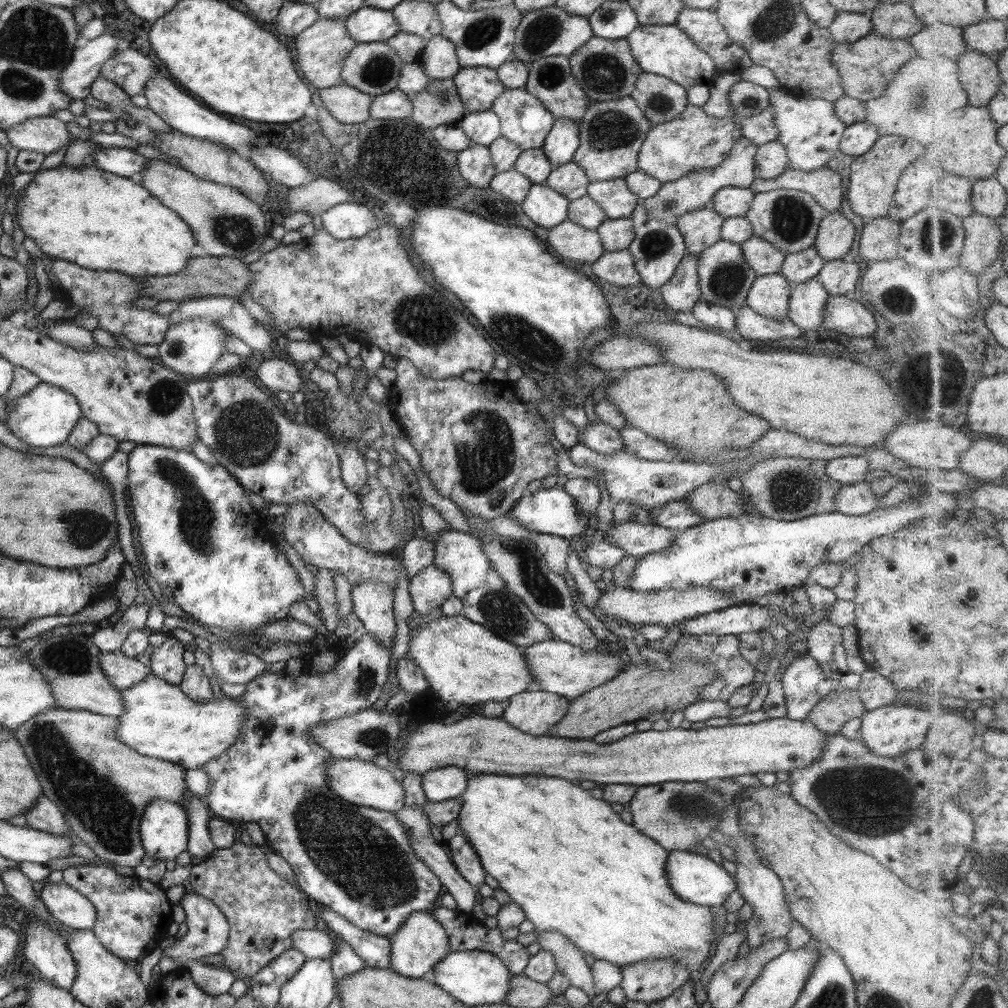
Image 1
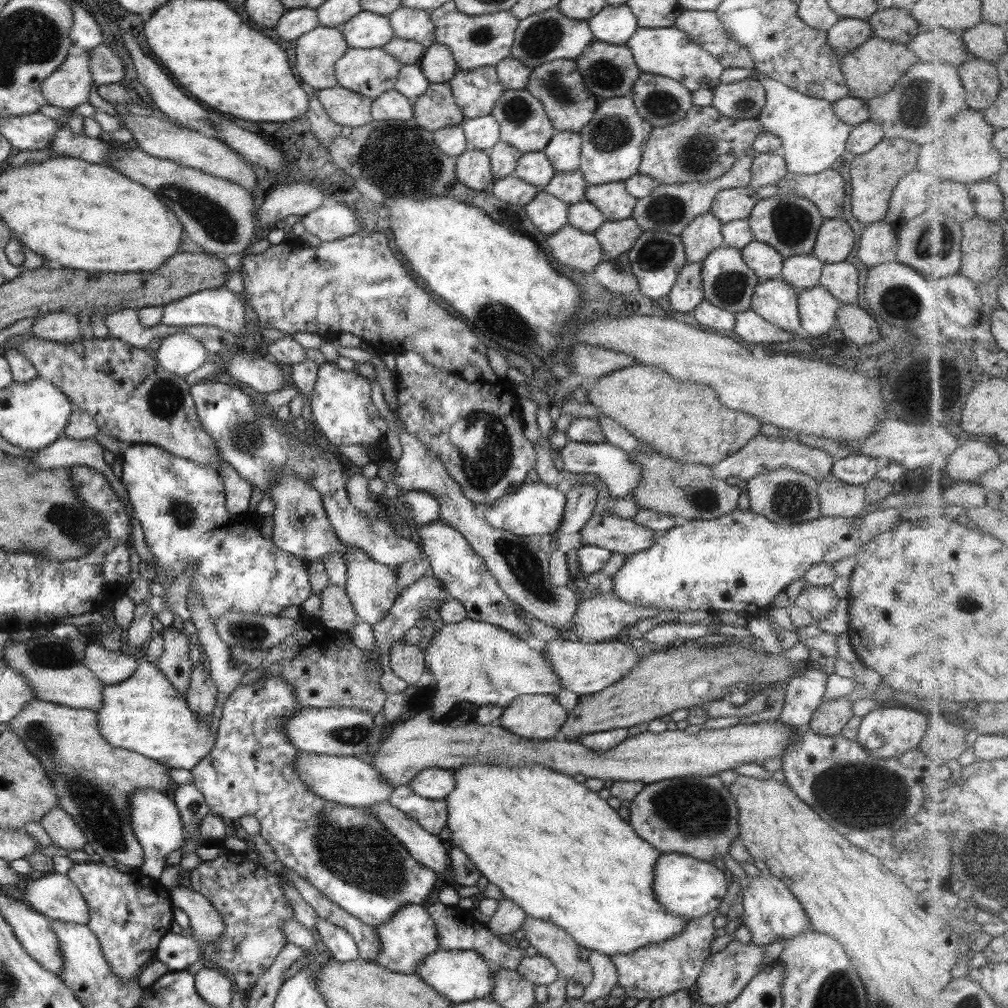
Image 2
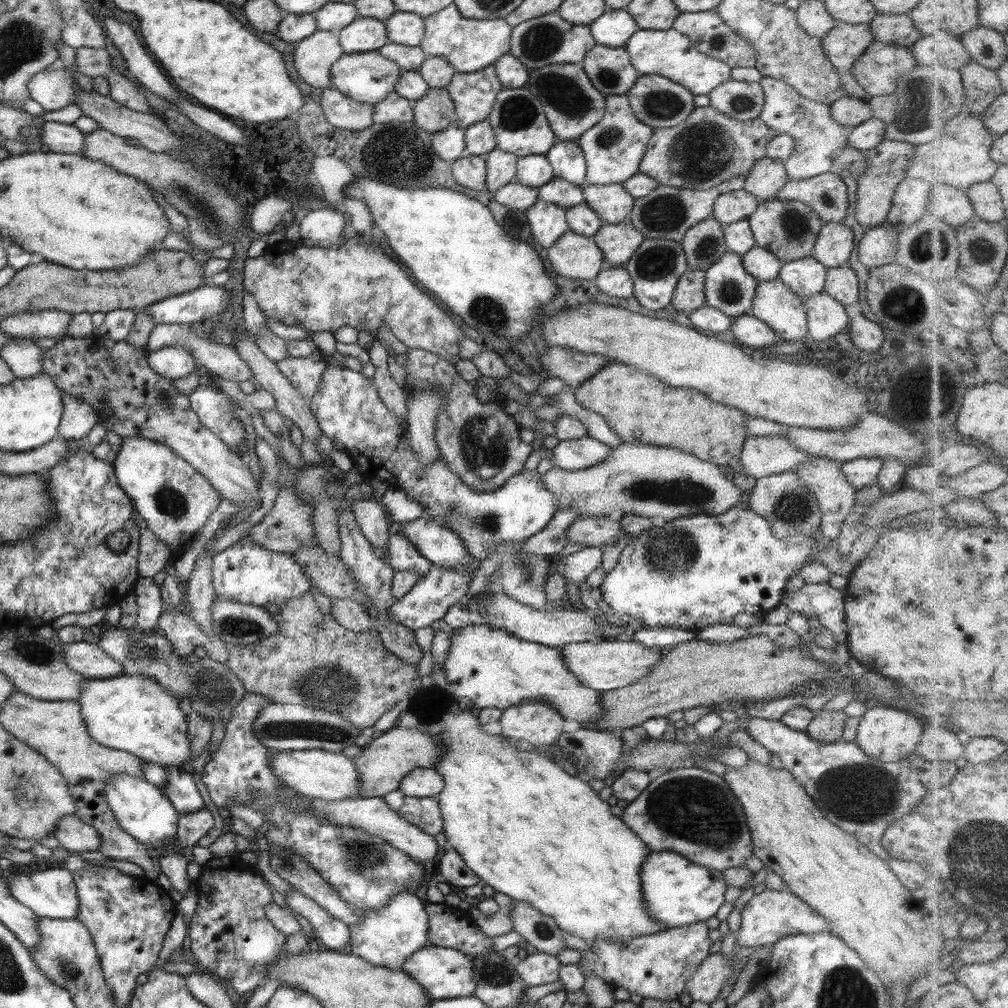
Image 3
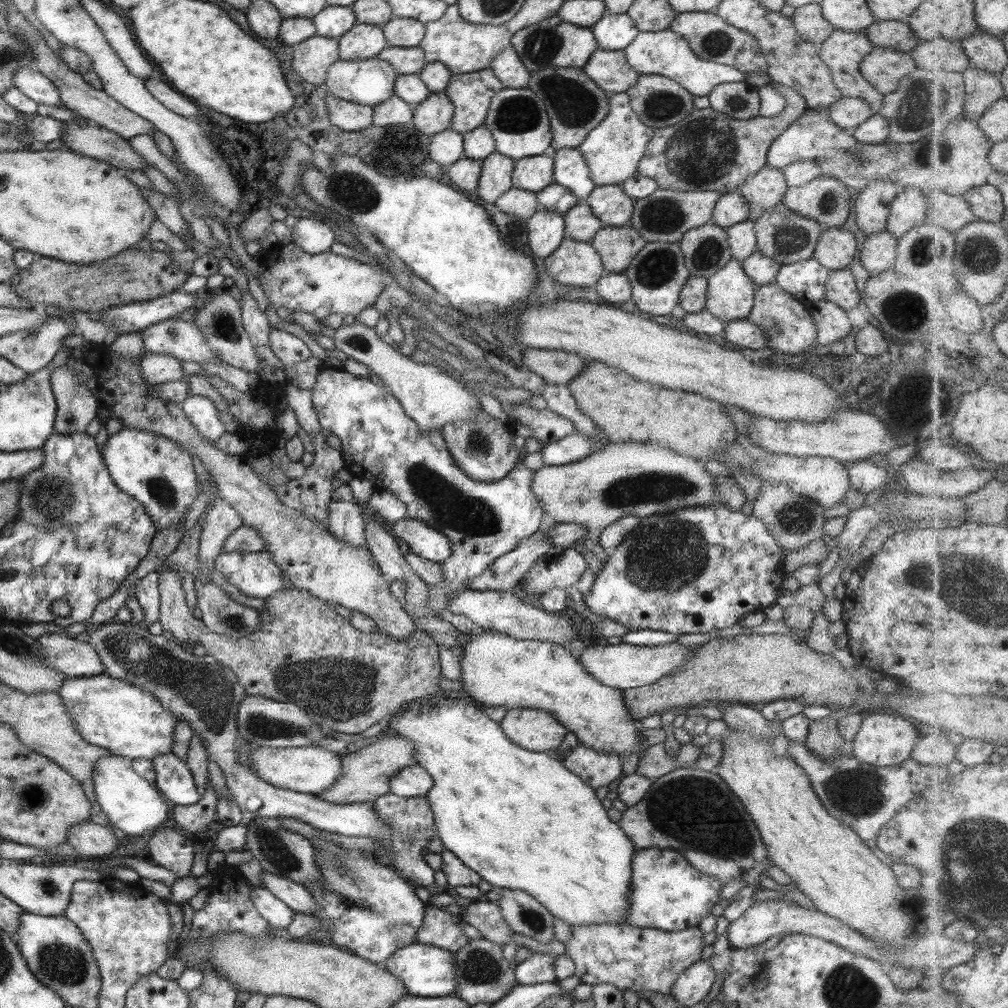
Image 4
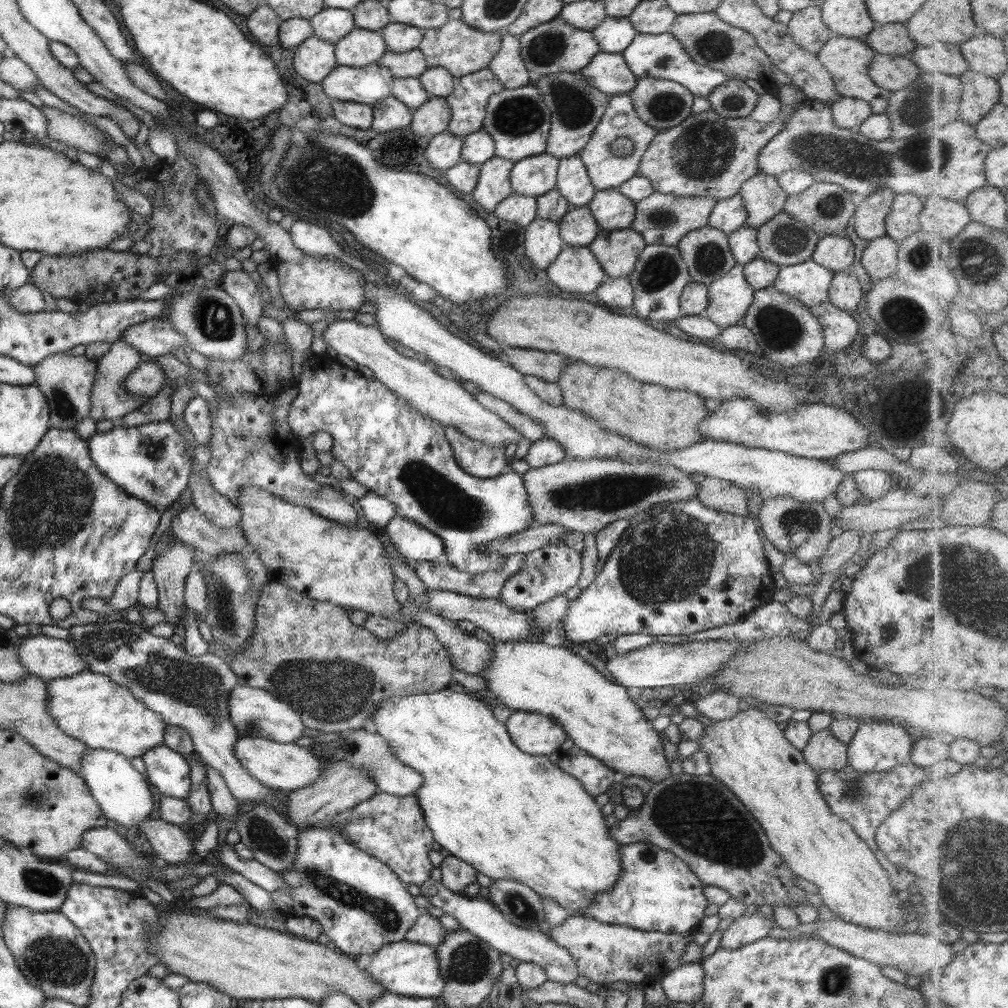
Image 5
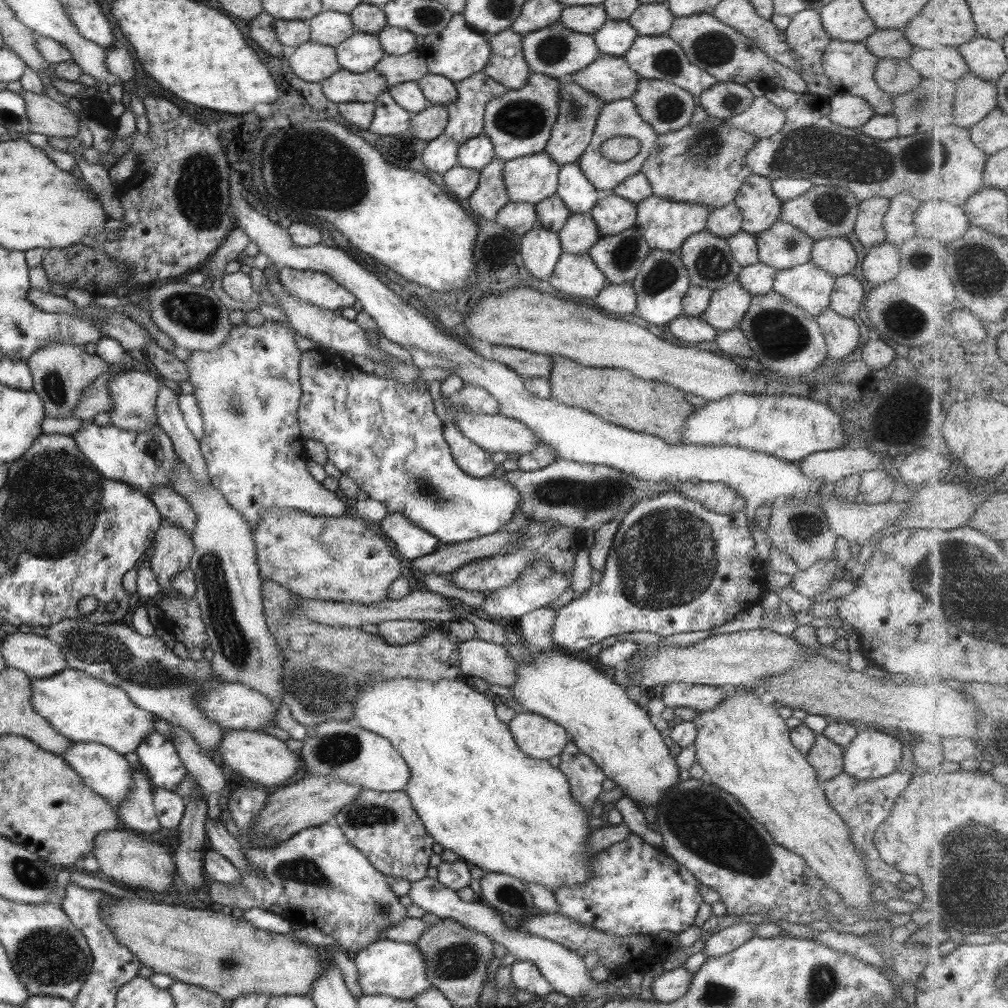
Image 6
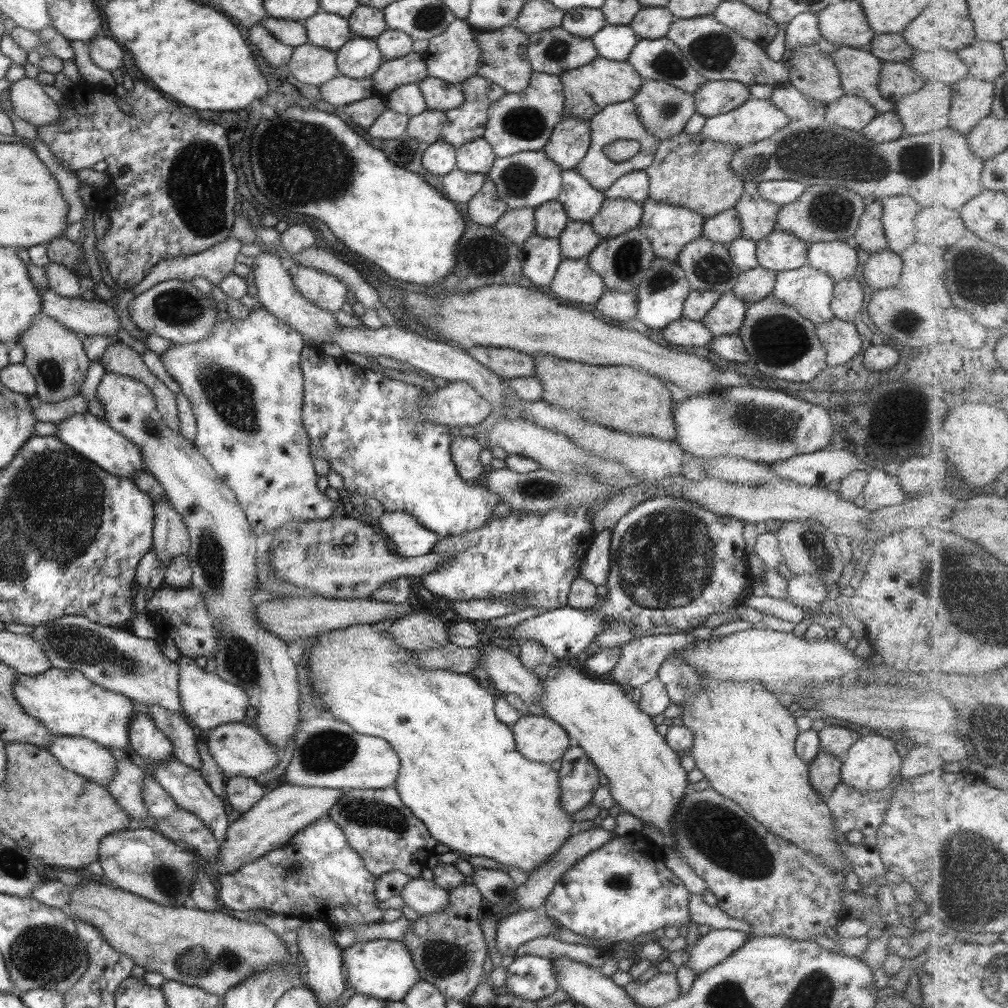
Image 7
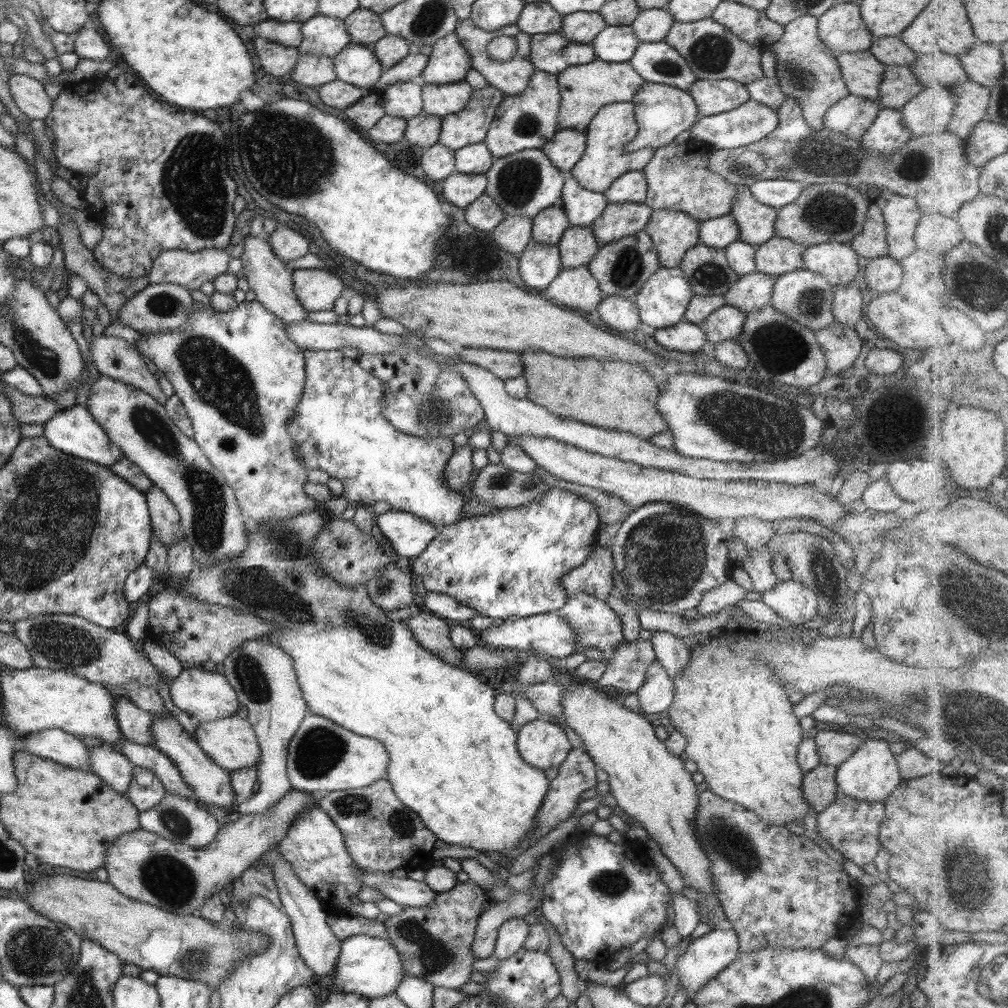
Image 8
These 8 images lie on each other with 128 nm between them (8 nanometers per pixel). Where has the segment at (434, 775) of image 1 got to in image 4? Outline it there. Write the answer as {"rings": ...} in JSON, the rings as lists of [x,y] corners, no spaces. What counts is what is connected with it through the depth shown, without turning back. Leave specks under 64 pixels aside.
{"rings":[[[405,765],[388,778],[388,792],[401,798],[424,796],[431,788],[432,778],[419,765]]]}

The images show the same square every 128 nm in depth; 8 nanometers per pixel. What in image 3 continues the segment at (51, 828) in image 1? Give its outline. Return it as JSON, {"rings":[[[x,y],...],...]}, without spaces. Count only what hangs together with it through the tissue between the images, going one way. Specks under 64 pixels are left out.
{"rings":[[[75,815],[62,816],[56,824],[52,835],[59,846],[69,852],[97,852],[99,836],[89,824],[81,822]]]}

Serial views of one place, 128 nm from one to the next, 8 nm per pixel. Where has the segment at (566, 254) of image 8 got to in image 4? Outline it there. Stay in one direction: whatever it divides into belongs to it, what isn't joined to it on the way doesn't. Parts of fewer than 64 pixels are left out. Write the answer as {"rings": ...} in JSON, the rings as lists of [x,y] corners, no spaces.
{"rings":[[[582,202],[573,205],[563,216],[565,239],[587,242],[603,227],[600,220],[593,216],[591,209]]]}

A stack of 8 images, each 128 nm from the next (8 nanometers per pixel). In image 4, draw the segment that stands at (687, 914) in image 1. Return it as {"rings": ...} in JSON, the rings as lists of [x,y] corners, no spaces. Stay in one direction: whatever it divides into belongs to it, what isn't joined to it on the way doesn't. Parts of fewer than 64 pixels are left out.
{"rings":[[[438,693],[433,697],[415,700],[409,704],[407,710],[403,710],[397,716],[390,716],[385,725],[385,732],[390,736],[406,738],[412,746],[412,760],[419,765],[432,778],[431,788],[424,794],[433,813],[433,824],[435,835],[439,837],[443,849],[451,852],[460,862],[475,872],[481,880],[484,880],[491,887],[521,890],[529,893],[531,898],[539,902],[552,918],[562,920],[569,926],[593,925],[593,924],[626,924],[627,903],[626,892],[631,891],[631,856],[635,847],[631,841],[623,835],[618,823],[612,822],[606,810],[595,797],[594,789],[589,788],[578,776],[569,772],[558,760],[550,758],[542,752],[529,752],[513,744],[503,734],[499,723],[489,720],[489,717],[482,711],[482,707],[469,698],[451,698],[445,693]]]}

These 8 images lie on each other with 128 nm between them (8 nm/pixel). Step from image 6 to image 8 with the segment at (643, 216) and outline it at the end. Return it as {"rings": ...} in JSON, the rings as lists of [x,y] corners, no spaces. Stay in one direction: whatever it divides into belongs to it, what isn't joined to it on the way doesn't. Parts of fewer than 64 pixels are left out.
{"rings":[[[652,210],[644,231],[650,236],[658,263],[663,268],[677,268],[685,251],[699,243],[699,221],[675,210]]]}

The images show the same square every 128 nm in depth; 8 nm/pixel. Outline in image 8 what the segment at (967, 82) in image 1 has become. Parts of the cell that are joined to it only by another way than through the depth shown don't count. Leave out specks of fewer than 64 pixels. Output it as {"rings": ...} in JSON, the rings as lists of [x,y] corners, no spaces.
{"rings":[[[971,80],[965,84],[951,86],[950,91],[955,97],[955,107],[948,130],[964,139],[971,136],[976,124],[985,121],[988,117],[990,89]]]}

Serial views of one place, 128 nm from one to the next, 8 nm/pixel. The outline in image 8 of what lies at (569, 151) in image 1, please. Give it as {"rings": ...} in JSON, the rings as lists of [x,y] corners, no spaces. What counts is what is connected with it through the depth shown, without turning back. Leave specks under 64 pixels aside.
{"rings":[[[565,174],[561,189],[561,209],[565,213],[570,226],[590,226],[603,212],[607,199],[603,193],[591,192],[581,188],[575,180]]]}

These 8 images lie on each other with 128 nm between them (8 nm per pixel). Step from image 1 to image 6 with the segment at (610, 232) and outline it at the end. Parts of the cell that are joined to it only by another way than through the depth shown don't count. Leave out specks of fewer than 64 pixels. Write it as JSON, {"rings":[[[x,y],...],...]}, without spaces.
{"rings":[[[633,226],[615,236],[600,236],[586,253],[607,283],[630,284],[650,250]]]}

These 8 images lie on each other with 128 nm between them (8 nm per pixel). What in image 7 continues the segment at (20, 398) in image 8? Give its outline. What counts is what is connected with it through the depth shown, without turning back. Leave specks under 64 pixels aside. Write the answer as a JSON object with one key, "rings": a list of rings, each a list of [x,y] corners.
{"rings":[[[76,395],[75,397],[55,402],[55,404],[47,404],[43,400],[39,400],[36,396],[27,397],[29,407],[32,408],[33,416],[37,422],[59,423],[67,418],[71,418],[74,414],[85,413],[87,405],[85,399]]]}

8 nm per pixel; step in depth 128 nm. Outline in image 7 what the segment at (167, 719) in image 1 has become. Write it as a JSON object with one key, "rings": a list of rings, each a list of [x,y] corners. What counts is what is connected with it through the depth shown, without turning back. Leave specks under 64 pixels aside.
{"rings":[[[49,667],[41,674],[33,676],[18,674],[15,683],[12,684],[12,693],[24,713],[37,719],[53,735],[78,736],[103,747],[127,750],[126,726],[134,711],[131,701],[126,696],[89,682],[80,672]]]}

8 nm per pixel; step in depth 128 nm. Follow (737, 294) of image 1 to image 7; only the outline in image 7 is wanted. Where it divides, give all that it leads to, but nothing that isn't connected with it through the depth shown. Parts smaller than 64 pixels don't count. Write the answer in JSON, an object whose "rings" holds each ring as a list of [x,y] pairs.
{"rings":[[[730,290],[717,299],[713,308],[700,320],[713,337],[735,335],[745,316],[744,300],[734,297]]]}

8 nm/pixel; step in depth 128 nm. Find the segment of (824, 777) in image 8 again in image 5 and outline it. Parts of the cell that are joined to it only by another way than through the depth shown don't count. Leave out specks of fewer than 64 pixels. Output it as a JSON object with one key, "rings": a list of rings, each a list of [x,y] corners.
{"rings":[[[828,728],[813,732],[801,754],[815,773],[837,771],[847,765],[846,745],[839,742]]]}

